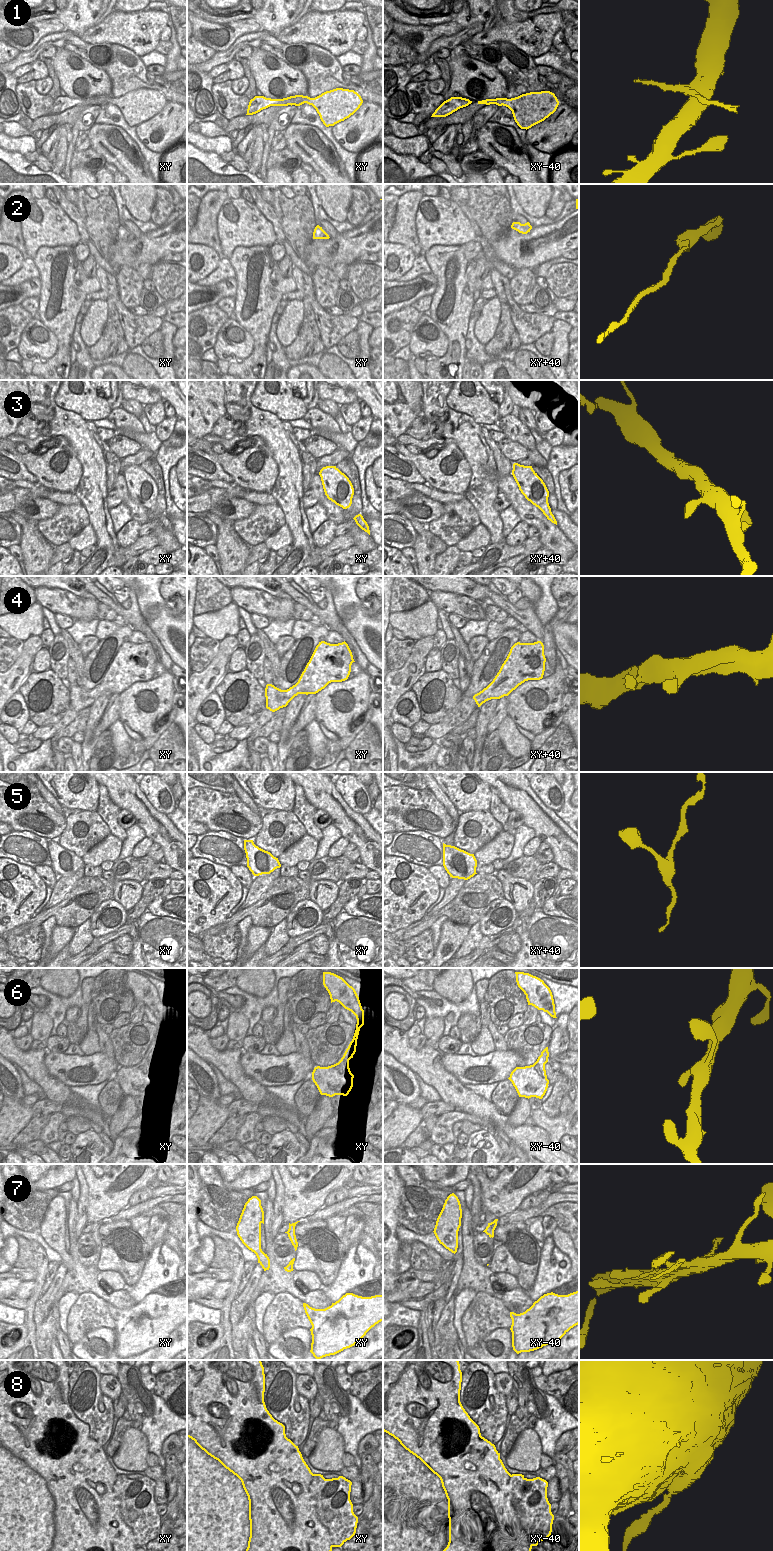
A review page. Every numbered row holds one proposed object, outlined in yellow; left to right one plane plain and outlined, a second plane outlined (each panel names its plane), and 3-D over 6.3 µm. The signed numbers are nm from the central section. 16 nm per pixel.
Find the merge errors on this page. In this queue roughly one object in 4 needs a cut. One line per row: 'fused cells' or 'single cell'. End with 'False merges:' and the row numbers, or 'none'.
1: fused cells
2: single cell
3: single cell
4: single cell
5: single cell
6: single cell
7: single cell
8: fused cells
False merges: 1, 8

